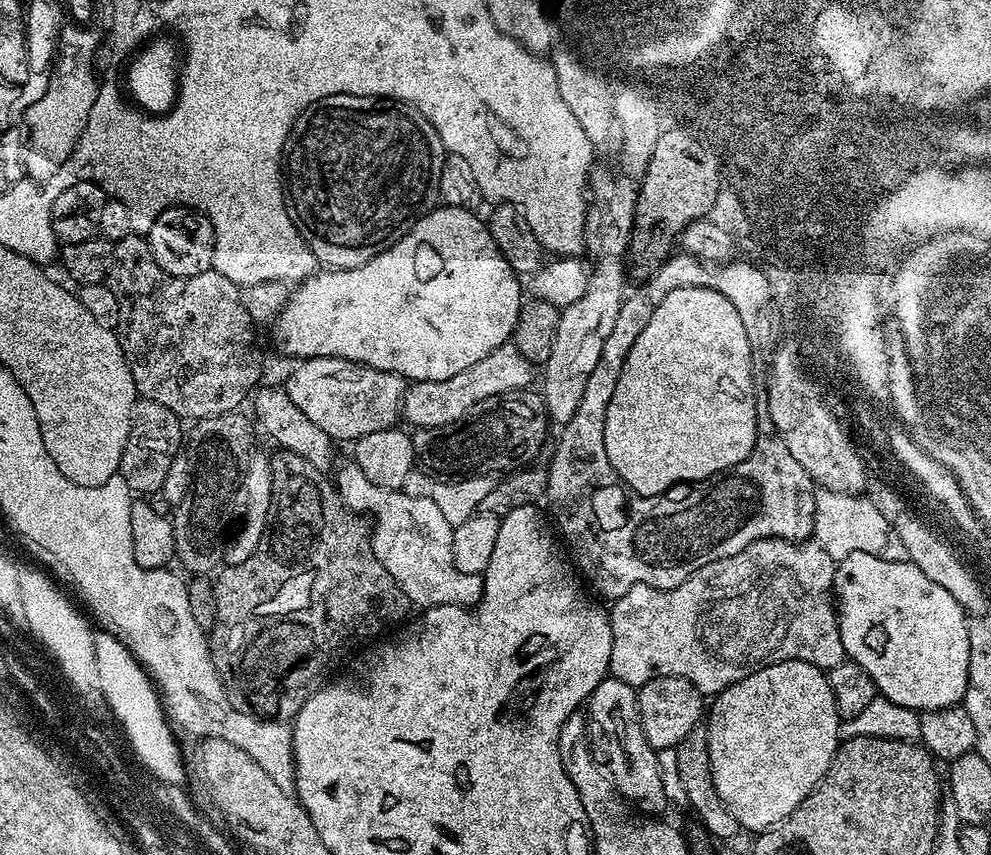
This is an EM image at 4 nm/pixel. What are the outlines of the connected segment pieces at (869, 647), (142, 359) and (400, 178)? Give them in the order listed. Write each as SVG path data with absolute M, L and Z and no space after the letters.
M859 552L837 563L834 600L838 605L845 657L870 674L881 697L919 714L955 708L963 701L970 662L969 619L950 590L938 586L938 582L930 582L911 562L890 562L882 554Z
M133 234L118 241L97 238L86 242L78 242L77 244L66 244L62 248L62 260L63 256L64 268L70 275L84 276L80 278L86 284L106 286L106 290L112 291L114 298L118 298L118 322L116 323L116 328L120 337L120 345L124 351L126 362L134 374L136 391L143 399L162 402L162 406L166 406L166 410L170 410L174 415L179 416L181 421L195 422L197 420L205 420L211 416L217 416L223 412L235 412L241 407L240 403L247 396L249 399L253 395L254 389L261 383L260 375L264 372L264 364L260 361L260 348L256 345L257 325L253 324L250 314L246 314L246 306L242 306L242 298L240 297L241 285L230 282L230 278L218 274L215 270L203 272L197 276L166 274L166 270L162 270L162 266L158 266L158 262L154 262L154 254L150 254L148 241L140 234Z
M350 94L322 98L314 102L296 119L284 144L282 179L286 189L288 213L294 226L300 231L300 237L304 239L306 246L321 265L328 268L357 268L370 262L370 258L382 254L390 246L394 246L394 242L401 240L422 217L441 203L439 179L442 178L445 157L446 149L442 138L438 138L438 130L434 130L434 126L430 126L428 119L406 102L383 96L351 96Z

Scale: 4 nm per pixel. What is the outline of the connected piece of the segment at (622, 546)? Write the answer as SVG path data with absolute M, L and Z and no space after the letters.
M676 254L665 260L651 273L644 291L632 292L628 298L623 299L614 327L603 343L602 354L587 379L586 390L578 401L578 408L574 416L559 429L560 441L552 452L552 461L546 464L546 504L552 507L552 512L560 523L559 535L562 540L564 535L569 548L567 551L583 579L589 585L592 583L602 595L612 596L611 598L626 594L626 590L630 590L635 584L677 588L702 566L718 562L722 558L730 558L759 540L804 542L815 533L818 492L814 481L810 474L806 474L806 470L802 470L802 462L796 461L794 454L790 454L786 446L770 448L770 433L774 429L771 420L767 418L761 419L754 450L745 460L738 462L738 466L721 472L718 476L711 476L709 480L675 484L670 491L663 492L660 496L639 496L630 491L610 466L610 458L606 458L604 449L606 406L610 406L614 386L618 386L618 374L622 374L626 354L630 354L630 346L634 346L638 334L646 330L645 321L651 318L652 308L658 307L662 298L666 298L666 294L670 294L670 290L675 288L684 288L684 254Z

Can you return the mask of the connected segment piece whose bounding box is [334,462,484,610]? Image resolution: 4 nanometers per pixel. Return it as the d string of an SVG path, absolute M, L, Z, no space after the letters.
M347 462L340 469L335 469L334 483L336 491L340 494L340 501L349 512L363 514L365 517L372 516L370 519L370 535L372 538L372 549L382 562L382 566L394 578L394 582L406 594L406 598L413 605L421 604L421 609L429 608L467 608L471 609L480 601L480 595L484 593L483 575L462 574L458 566L454 566L454 554L452 553L452 530L453 524L446 522L442 510L430 502L430 498L414 498L402 490L390 488L379 488L370 482L358 470L355 462Z

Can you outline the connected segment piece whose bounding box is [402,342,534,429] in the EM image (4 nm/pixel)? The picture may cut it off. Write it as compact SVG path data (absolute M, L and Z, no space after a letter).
M509 342L498 346L482 362L474 362L462 374L445 380L417 380L407 385L404 393L403 419L412 423L413 429L437 428L446 426L462 418L478 402L495 396L506 396L514 392L523 392L532 380L534 366L516 349L515 343Z

